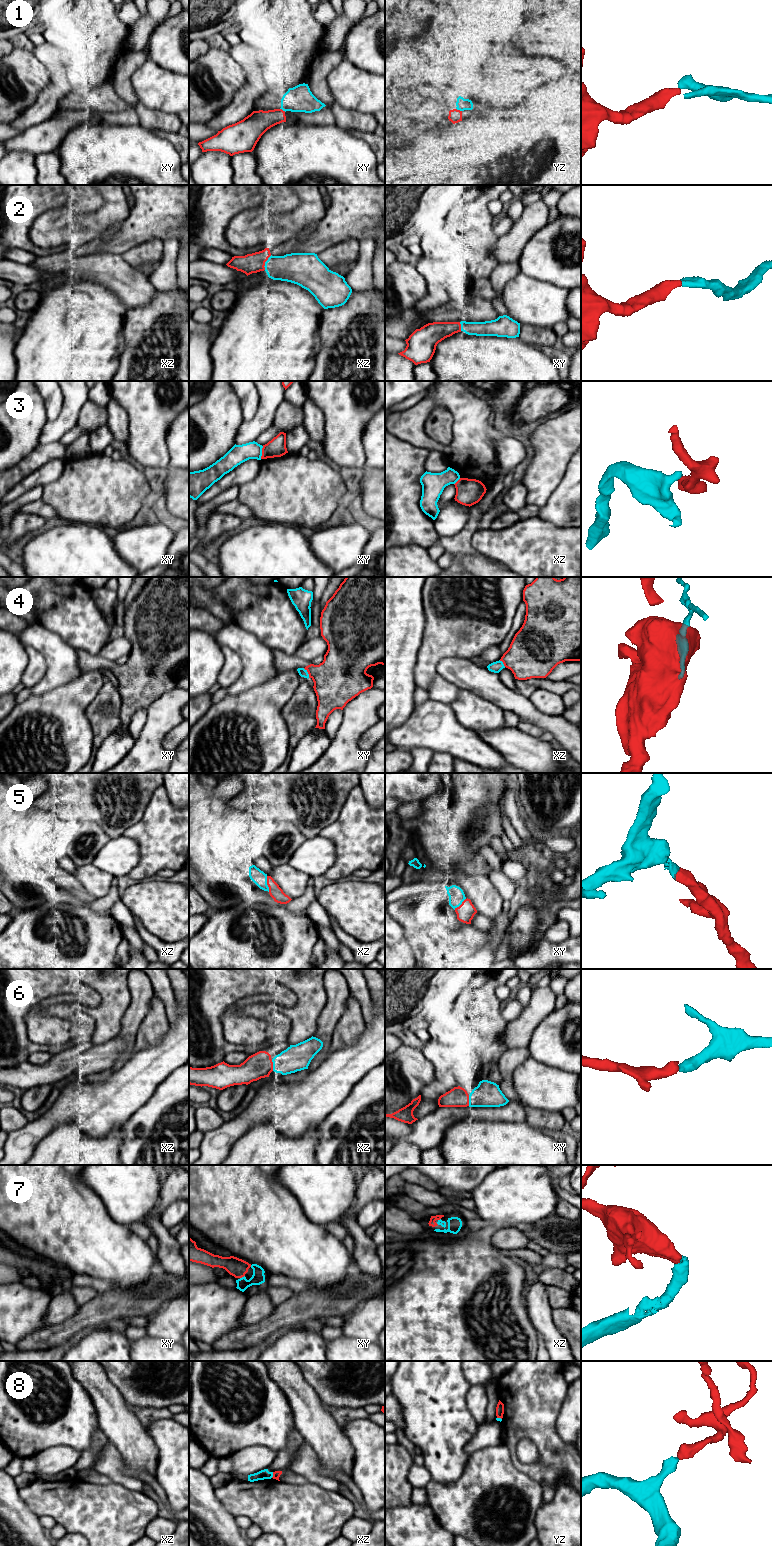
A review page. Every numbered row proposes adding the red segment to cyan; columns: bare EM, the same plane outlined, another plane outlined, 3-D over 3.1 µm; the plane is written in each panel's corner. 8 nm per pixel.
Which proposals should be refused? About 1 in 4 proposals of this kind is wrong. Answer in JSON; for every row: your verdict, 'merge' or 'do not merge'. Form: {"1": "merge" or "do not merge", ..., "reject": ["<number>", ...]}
{"1": "do not merge", "2": "merge", "3": "do not merge", "4": "do not merge", "5": "merge", "6": "merge", "7": "merge", "8": "do not merge", "reject": ["1", "3", "4", "8"]}

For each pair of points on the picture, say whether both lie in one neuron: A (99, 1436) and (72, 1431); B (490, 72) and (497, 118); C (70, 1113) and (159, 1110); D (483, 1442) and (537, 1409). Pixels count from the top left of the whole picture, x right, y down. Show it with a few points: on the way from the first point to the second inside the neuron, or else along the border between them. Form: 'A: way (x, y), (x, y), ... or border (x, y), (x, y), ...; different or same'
A: border (99, 1428), (93, 1435), (92, 1444), (81, 1451); different
B: border (491, 106), (495, 107); different
C: border (152, 1094), (122, 1126); different
D: border (501, 1421), (504, 1427), (504, 1441); different

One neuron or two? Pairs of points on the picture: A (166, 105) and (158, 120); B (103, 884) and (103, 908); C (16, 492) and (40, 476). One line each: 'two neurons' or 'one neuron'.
A: two neurons
B: two neurons
C: one neuron

